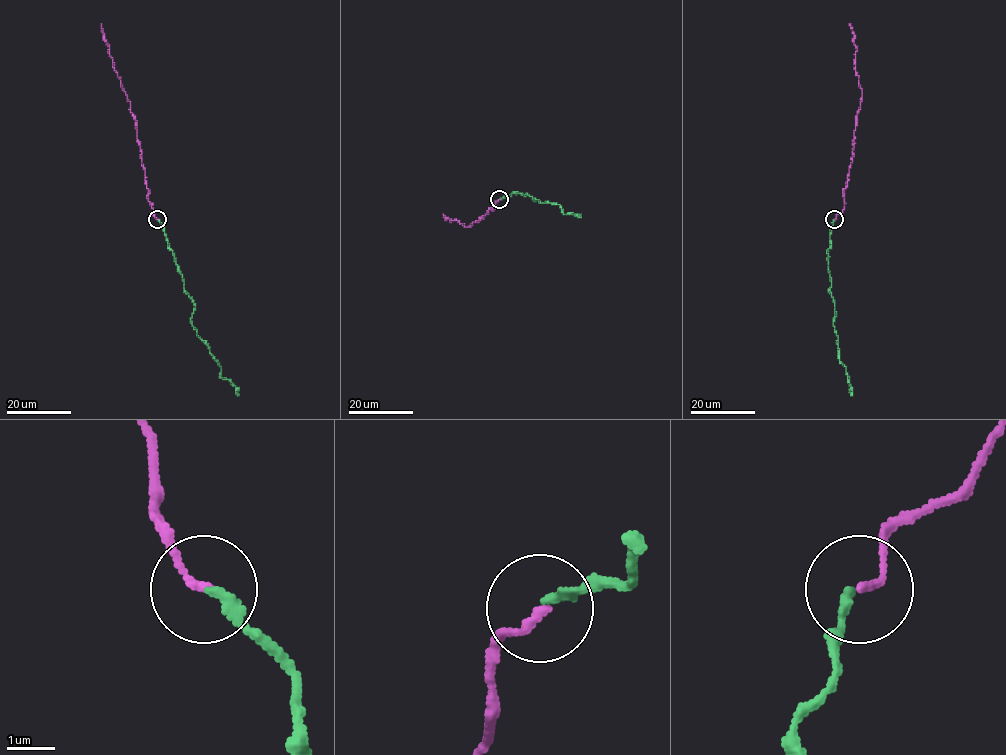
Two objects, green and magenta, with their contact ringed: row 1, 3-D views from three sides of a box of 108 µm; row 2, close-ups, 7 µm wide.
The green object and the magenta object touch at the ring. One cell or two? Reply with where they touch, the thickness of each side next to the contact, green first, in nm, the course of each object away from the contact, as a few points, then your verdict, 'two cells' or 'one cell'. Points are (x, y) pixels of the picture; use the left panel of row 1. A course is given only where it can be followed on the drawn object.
at (157, 219); 220 nm thick on the green side, 170 nm on the other; green runs (157, 220), (164, 228), (184, 291), (195, 305), (191, 324), (220, 367), (221, 377), (236, 388), (237, 396); magenta runs (157, 220), (147, 197), (148, 190), (135, 116), (109, 54), (102, 23); one cell

